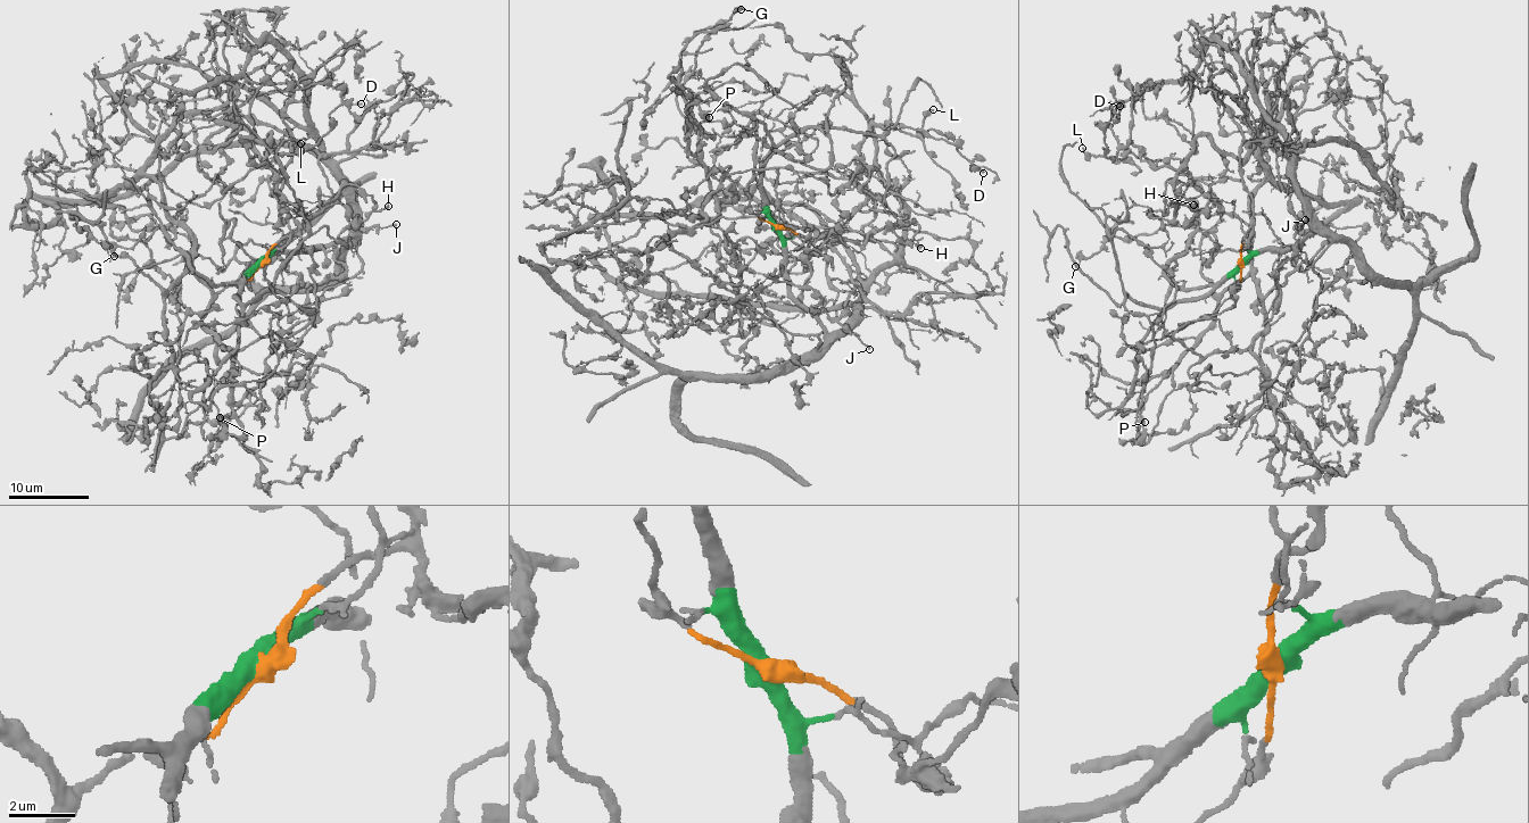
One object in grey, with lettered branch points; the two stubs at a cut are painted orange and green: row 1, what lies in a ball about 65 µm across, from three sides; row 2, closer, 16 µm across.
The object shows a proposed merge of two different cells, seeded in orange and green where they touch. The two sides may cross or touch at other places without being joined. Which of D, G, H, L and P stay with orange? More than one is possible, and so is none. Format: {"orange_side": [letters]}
{"orange_side": ["D", "G", "H", "L", "P"]}

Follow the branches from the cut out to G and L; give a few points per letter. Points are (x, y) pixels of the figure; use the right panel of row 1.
G: (1241, 263), (1240, 168), (1264, 117), (1245, 277), (1214, 293), (1214, 238), (1166, 224), (1075, 265)
L: (1241, 263), (1253, 202), (1239, 160), (1204, 134), (1176, 168), (1150, 167), (1134, 146), (1105, 158), (1082, 148)

